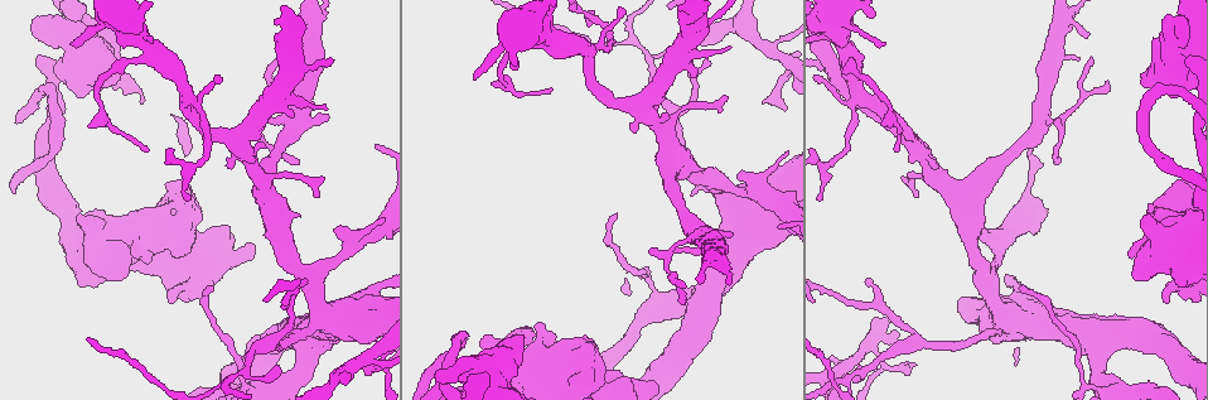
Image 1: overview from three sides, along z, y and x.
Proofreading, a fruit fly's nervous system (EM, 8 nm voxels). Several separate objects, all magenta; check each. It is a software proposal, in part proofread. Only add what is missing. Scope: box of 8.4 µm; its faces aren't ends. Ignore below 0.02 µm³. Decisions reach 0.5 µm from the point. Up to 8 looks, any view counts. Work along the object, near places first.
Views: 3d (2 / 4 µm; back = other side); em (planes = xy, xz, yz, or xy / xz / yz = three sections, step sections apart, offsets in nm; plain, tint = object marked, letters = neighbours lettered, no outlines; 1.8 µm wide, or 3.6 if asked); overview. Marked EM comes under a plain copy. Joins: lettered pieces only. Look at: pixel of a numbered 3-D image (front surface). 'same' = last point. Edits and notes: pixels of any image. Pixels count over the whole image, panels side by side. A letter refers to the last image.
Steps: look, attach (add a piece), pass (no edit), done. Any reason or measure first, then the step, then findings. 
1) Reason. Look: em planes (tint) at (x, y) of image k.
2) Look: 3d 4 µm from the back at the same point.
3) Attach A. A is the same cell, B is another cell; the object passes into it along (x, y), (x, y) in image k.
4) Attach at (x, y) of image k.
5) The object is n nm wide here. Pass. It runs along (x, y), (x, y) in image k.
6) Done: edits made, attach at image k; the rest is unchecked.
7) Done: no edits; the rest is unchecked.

Calibre changes. Look: 3d 4 µm from the back at (1136, 264) of image 1.

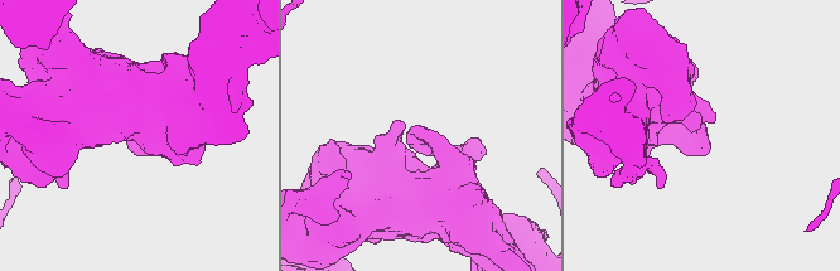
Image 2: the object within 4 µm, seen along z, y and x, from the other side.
Look: em yz step 16 (tint) at (700, 130) of image 2.

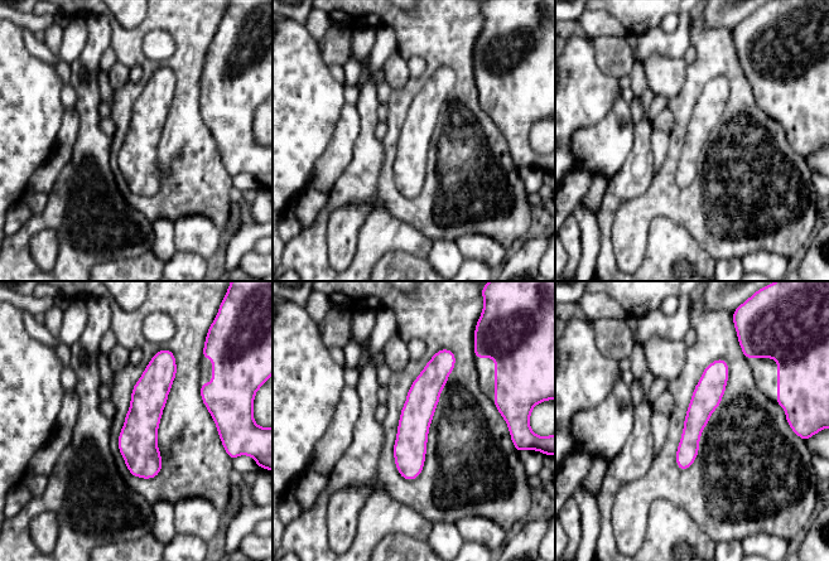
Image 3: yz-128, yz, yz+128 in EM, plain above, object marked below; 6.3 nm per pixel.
Another direction. Look: em planes (letters) at the same point.

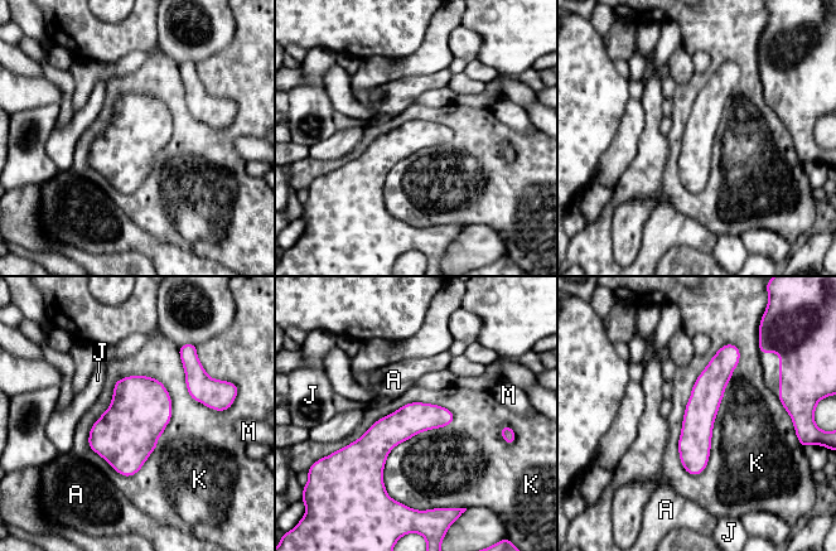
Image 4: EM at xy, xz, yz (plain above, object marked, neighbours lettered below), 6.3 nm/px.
Pass. A, J, K and M are other cells; a border runs along (733, 343), (691, 475) in image 4; none of them fits.

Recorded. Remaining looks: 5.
Calibre changes. Look: em planes (letters) at (1007, 316) of image 1.

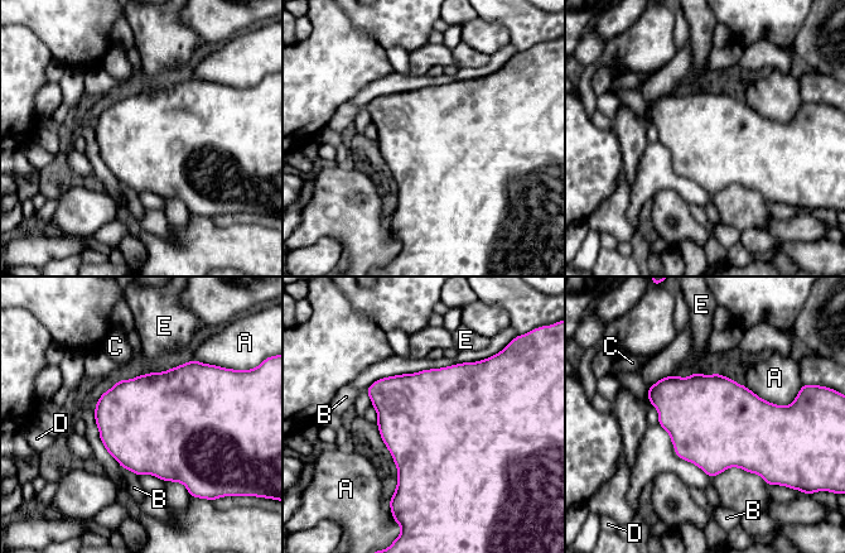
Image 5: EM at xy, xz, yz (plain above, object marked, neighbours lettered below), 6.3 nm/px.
The longest contact is with A, 320 nm. Pass. A, B, C, D and E are other cells; none of them fits.

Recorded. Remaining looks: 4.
Abrupt turn. Look: em 3.6 µm yz step 4 (tint) at (1186, 51) of image 1.

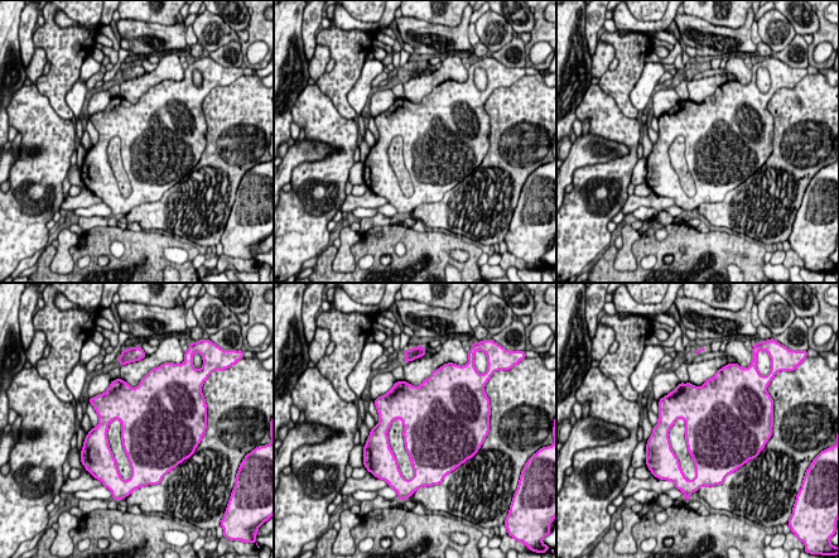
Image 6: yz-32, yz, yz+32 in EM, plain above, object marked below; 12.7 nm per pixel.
Cut it another way. Look: em 3.6 µm planes (letters) at the same point.

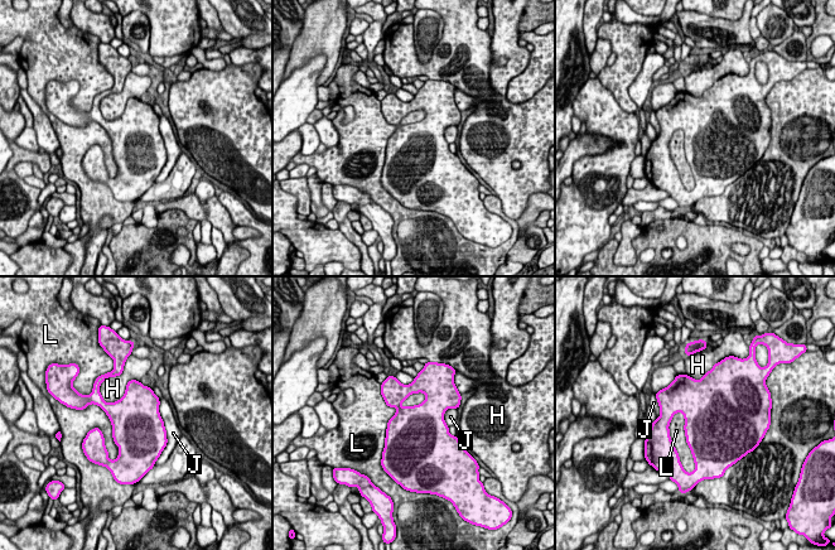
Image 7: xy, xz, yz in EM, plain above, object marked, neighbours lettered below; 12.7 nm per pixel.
The object is 650 nm wide here. Pass. H, J and L are other cells; none of them fits.

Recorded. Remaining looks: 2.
Done: no edits; the rest is unchecked.

